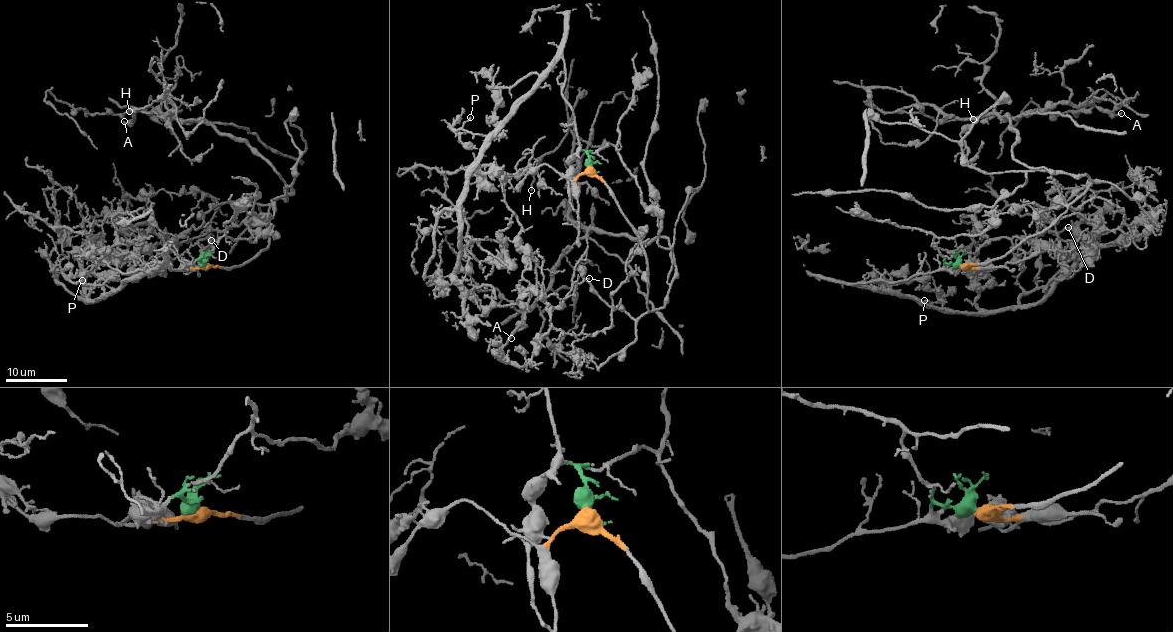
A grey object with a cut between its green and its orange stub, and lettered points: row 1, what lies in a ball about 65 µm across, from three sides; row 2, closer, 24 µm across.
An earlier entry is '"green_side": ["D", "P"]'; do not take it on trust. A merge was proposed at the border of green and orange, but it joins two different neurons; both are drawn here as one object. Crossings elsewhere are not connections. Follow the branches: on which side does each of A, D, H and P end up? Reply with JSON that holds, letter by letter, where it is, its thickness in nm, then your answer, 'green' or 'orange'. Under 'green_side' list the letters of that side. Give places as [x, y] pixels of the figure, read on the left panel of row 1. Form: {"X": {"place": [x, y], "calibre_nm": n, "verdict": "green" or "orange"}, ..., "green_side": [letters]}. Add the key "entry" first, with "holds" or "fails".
{"entry": "holds", "A": {"place": [124, 121], "calibre_nm": 120, "verdict": "orange"}, "D": {"place": [211, 240], "calibre_nm": 100, "verdict": "green"}, "H": {"place": [129, 111], "calibre_nm": 130, "verdict": "orange"}, "P": {"place": [82, 280], "calibre_nm": 160, "verdict": "green"}, "green_side": ["D", "P"]}

